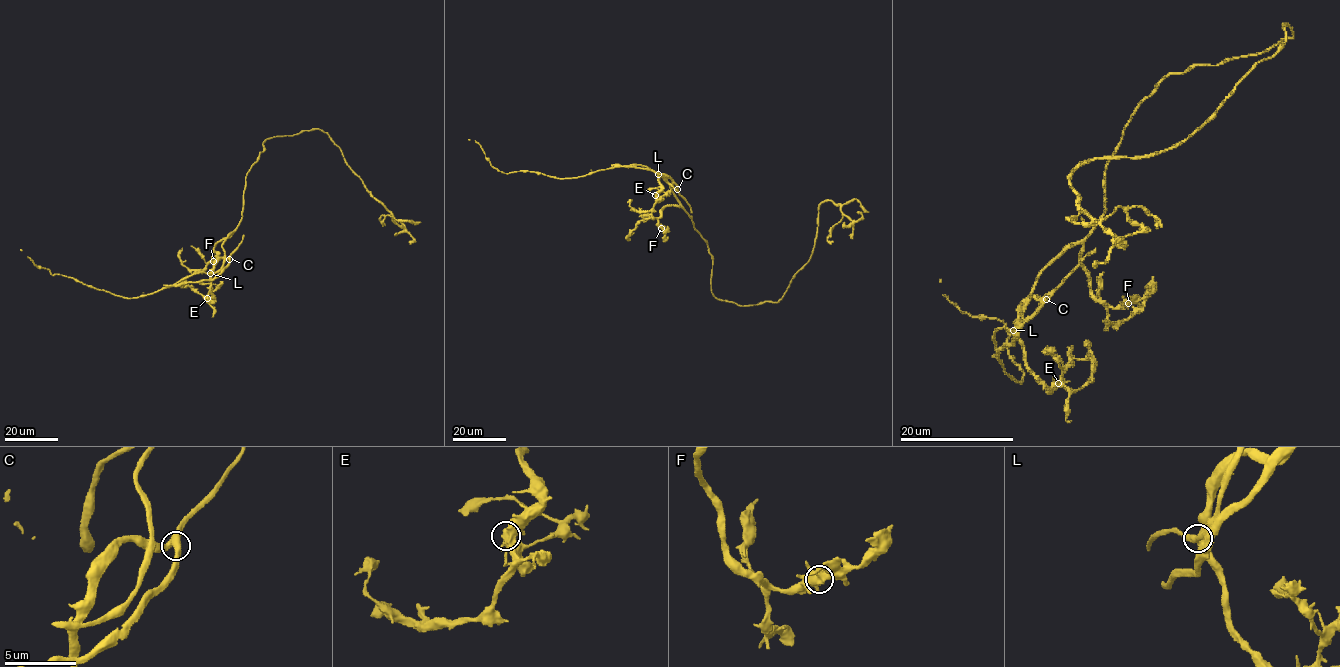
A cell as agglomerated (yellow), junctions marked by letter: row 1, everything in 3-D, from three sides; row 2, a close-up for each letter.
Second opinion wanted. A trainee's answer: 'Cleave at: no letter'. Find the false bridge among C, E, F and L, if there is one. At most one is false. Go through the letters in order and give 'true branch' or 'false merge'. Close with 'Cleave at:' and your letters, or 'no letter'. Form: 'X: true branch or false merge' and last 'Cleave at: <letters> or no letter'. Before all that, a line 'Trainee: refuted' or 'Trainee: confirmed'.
Trainee: refuted
C: true branch
E: true branch
F: true branch
L: false merge
Cleave at: L

